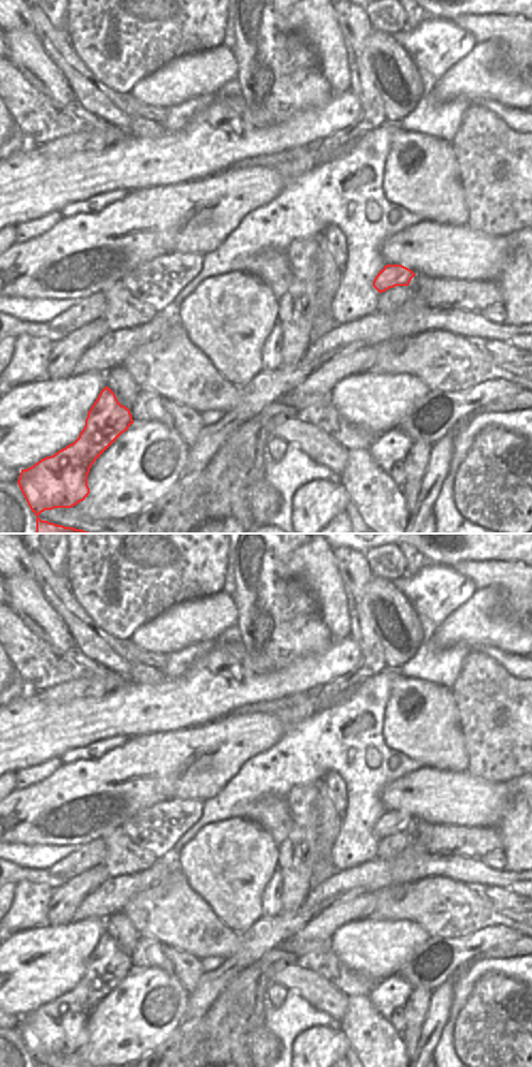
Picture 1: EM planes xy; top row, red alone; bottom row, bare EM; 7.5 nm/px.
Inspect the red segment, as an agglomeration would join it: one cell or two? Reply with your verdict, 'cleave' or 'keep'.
cleave

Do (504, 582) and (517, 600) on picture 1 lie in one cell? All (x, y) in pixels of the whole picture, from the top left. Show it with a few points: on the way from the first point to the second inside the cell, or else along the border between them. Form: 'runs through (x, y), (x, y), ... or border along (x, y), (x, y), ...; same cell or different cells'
runs through (509, 586), (517, 595); same cell

